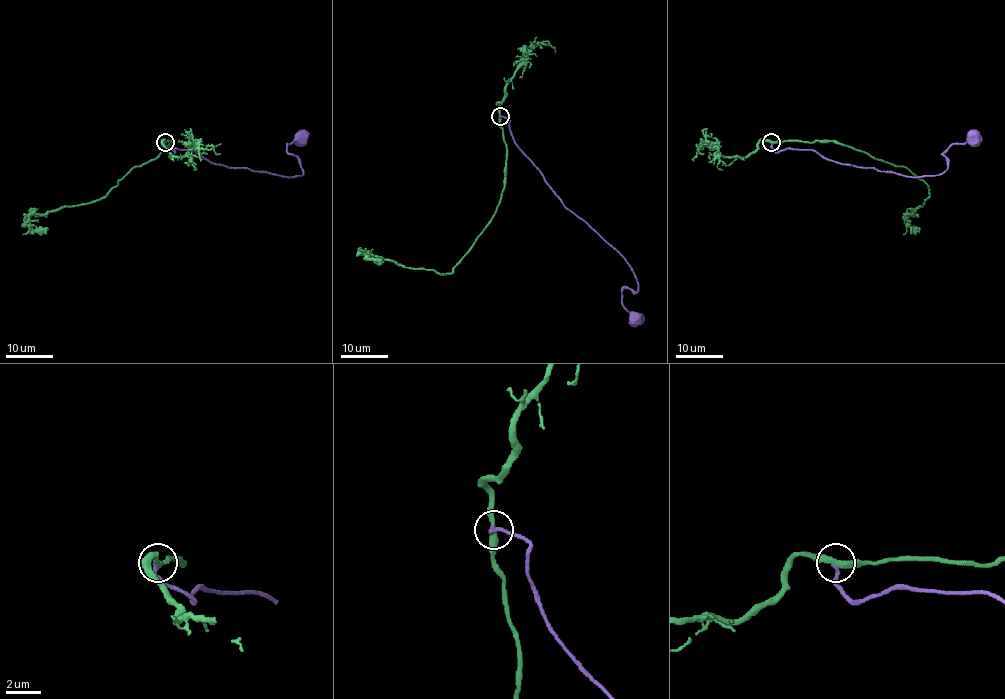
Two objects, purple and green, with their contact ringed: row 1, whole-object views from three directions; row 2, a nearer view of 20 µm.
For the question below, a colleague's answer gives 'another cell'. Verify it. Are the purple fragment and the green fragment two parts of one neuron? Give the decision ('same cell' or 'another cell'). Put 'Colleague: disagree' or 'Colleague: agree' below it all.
same cell
Colleague: disagree

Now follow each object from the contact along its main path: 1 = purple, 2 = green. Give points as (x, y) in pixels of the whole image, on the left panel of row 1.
1: (165, 142), (174, 151), (194, 150), (212, 163), (294, 177), (302, 175), (302, 170), (287, 143), (301, 136)
2: (165, 142), (171, 142), (153, 159), (134, 167), (98, 201), (62, 206), (29, 218), (32, 229), (49, 229)

